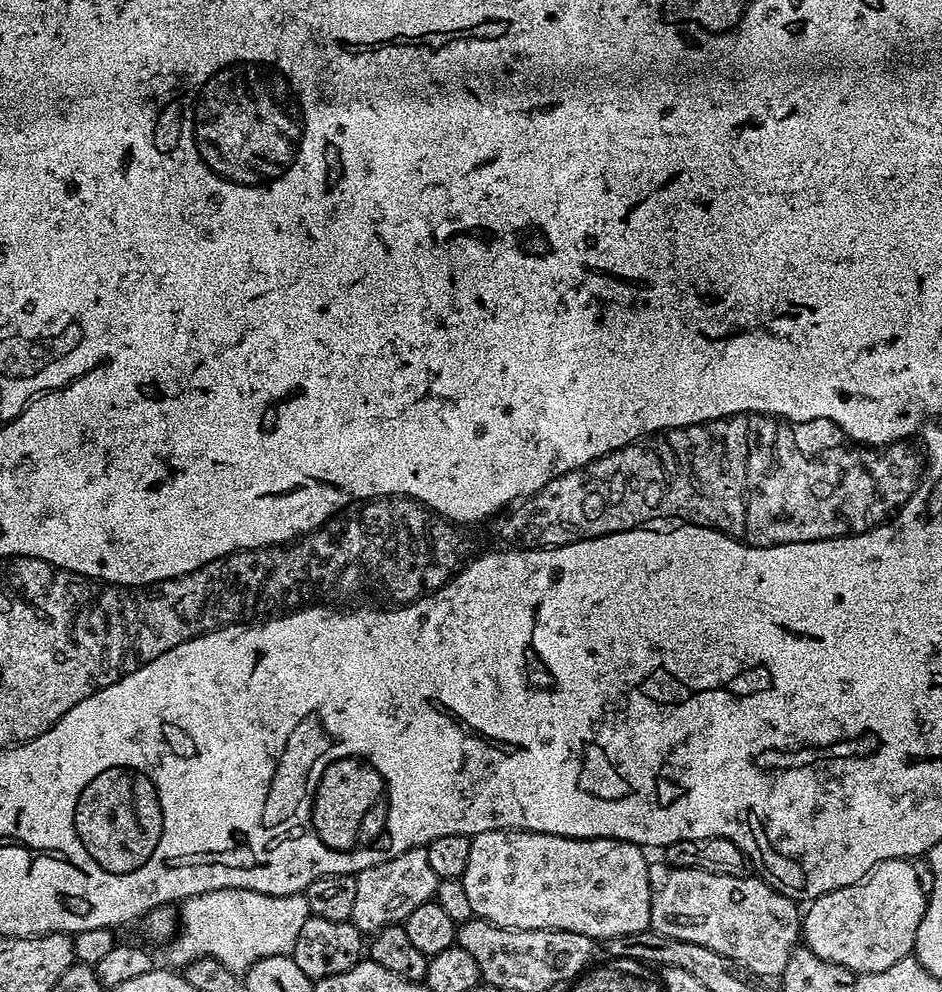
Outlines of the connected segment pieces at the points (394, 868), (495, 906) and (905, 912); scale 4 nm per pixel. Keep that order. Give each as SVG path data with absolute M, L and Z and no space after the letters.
M427 847L411 848L378 866L357 872L358 895L354 897L351 923L361 934L375 934L391 924L403 925L411 912L433 899L441 879L430 866Z
M499 828L498 830L486 830L482 834L470 839L470 862L466 862L466 870L462 877L462 883L466 890L466 899L470 902L470 910L473 917L489 920L494 926L513 928L514 930L558 930L559 932L573 932L574 934L586 934L593 942L607 942L622 934L638 934L649 931L650 928L650 878L648 877L649 857L646 858L645 849L639 844L631 844L625 840L612 840L608 836L602 838L590 838L579 840L578 838L566 838L558 834L546 834L545 832L523 832L517 828Z
M911 859L882 860L858 882L811 901L807 905L808 912L806 908L802 916L802 940L806 947L818 954L818 958L849 968L857 974L887 970L894 966L894 962L913 955L918 926L924 917L926 888L925 885L923 888L920 884L912 884L912 864Z

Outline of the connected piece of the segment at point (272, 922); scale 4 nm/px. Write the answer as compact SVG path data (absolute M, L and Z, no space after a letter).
M223 888L191 896L179 905L178 931L166 944L168 960L172 963L169 965L180 970L191 960L209 956L232 972L244 974L267 956L289 955L309 915L308 898L304 894L271 896L258 890Z

